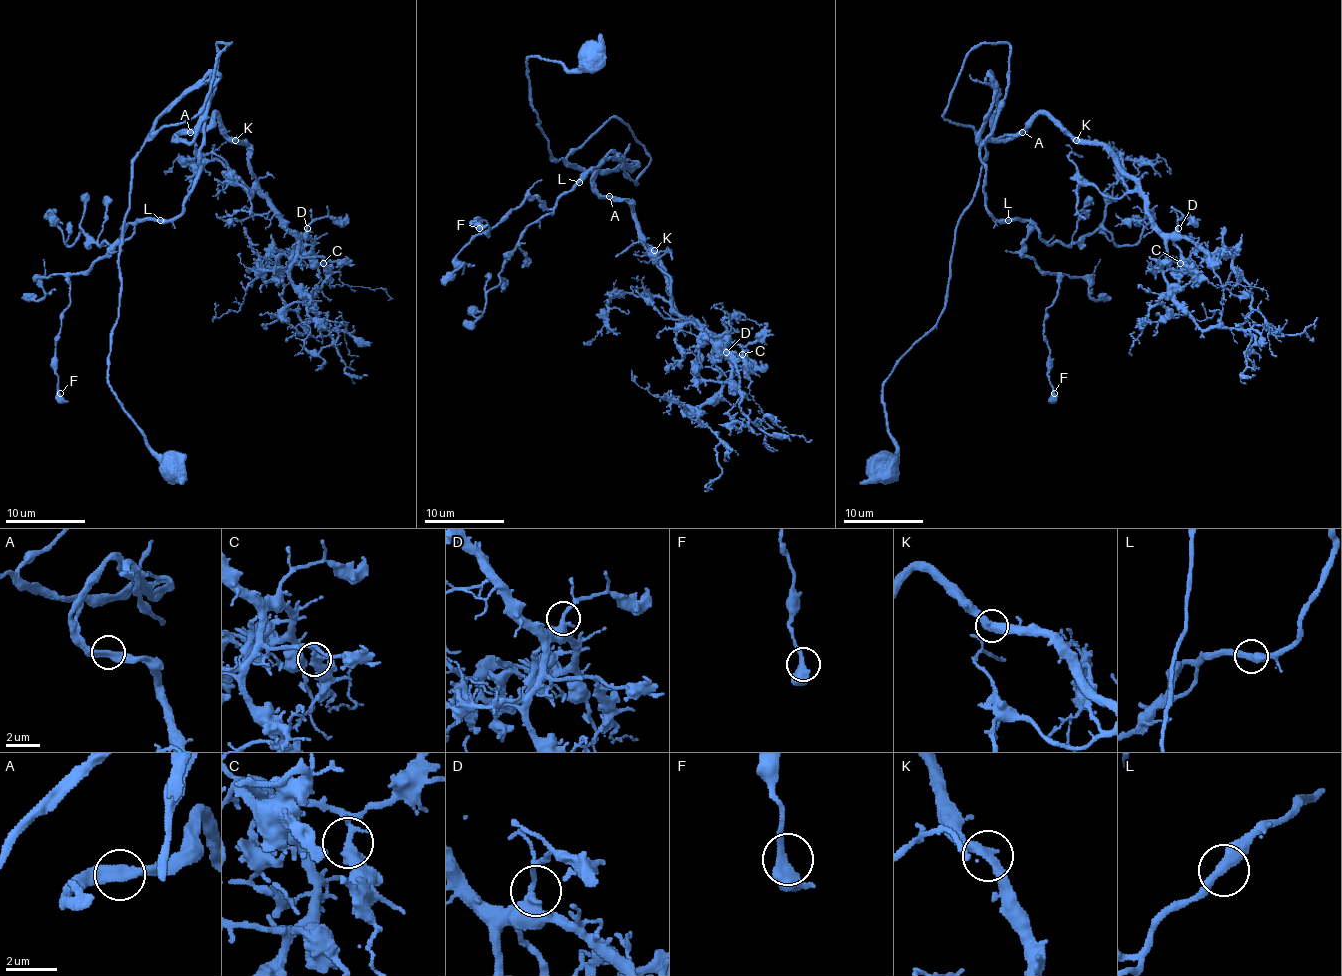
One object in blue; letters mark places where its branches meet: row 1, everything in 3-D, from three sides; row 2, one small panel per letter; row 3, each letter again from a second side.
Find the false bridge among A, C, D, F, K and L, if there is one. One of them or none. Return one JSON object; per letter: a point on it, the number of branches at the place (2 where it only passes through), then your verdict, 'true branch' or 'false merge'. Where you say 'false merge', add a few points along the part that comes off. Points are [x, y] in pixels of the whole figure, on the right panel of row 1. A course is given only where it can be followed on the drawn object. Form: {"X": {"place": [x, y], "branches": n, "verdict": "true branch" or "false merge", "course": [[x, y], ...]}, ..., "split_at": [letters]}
{"A": {"place": [1022, 132], "branches": 2, "verdict": "true branch"}, "C": {"place": [1180, 263], "branches": 2, "verdict": "true branch"}, "D": {"place": [1178, 228], "branches": 2, "verdict": "true branch"}, "F": {"place": [1054, 393], "branches": 2, "verdict": "true branch"}, "K": {"place": [1076, 140], "branches": 2, "verdict": "true branch"}, "L": {"place": [1008, 220], "branches": 2, "verdict": "true branch"}, "split_at": []}

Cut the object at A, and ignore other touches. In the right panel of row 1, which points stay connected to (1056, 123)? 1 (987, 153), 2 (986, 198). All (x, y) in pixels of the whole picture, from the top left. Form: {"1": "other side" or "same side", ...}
{"1": "other side", "2": "same side"}

